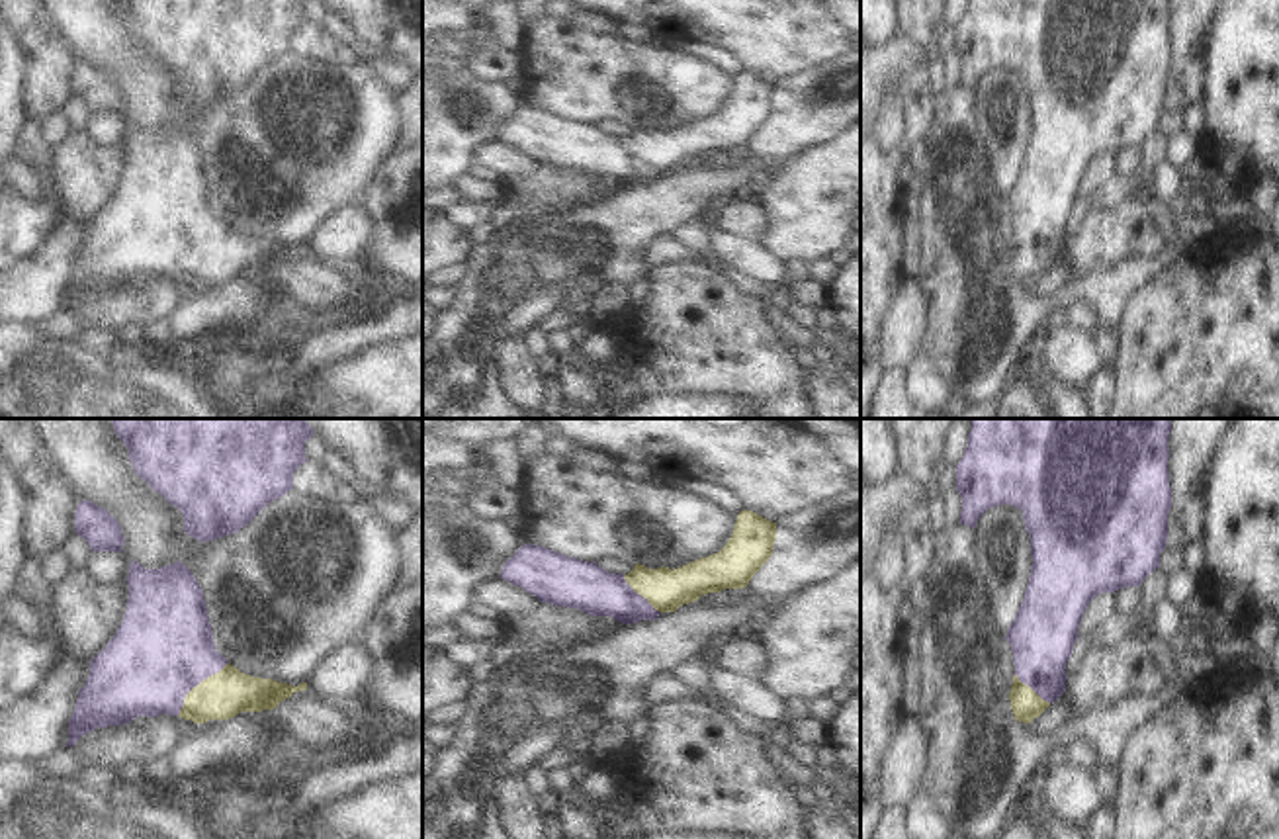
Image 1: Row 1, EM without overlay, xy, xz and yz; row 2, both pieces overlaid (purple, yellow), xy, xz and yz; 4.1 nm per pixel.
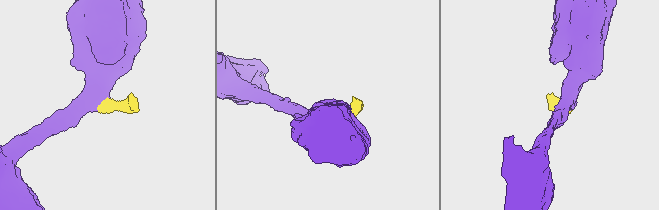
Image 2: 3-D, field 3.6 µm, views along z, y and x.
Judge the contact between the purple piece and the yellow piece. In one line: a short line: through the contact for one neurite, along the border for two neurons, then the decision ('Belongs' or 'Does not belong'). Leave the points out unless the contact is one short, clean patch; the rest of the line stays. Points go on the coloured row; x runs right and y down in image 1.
Line: xy (163, 648), (196, 685), (227, 693). Belongs.

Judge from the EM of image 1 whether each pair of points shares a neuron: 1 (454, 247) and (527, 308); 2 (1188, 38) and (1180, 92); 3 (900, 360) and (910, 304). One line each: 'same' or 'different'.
1: different
2: same
3: same

